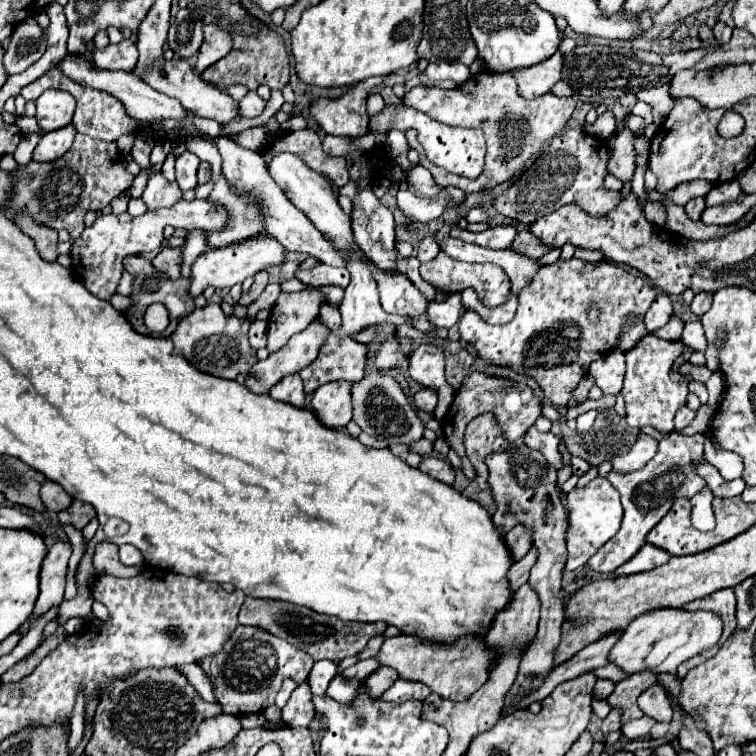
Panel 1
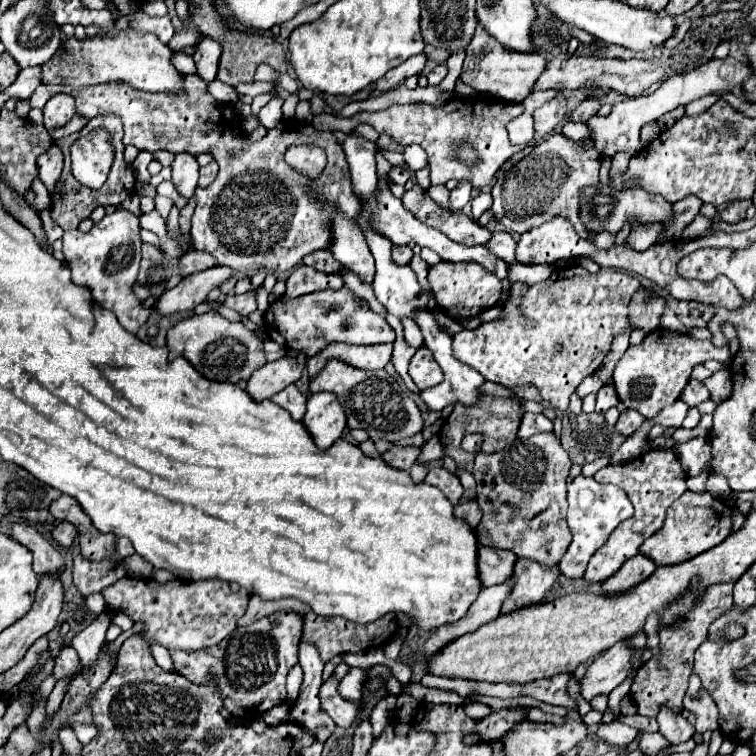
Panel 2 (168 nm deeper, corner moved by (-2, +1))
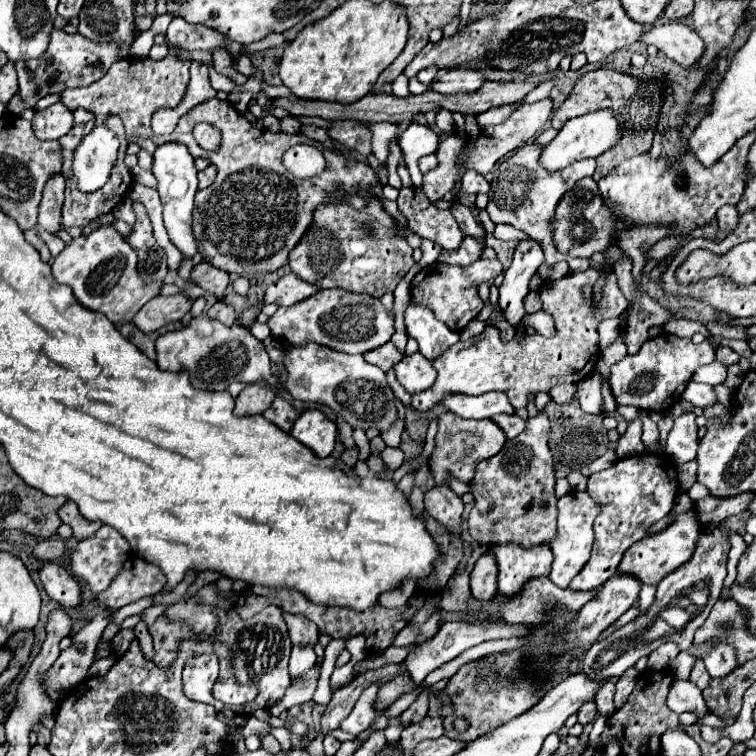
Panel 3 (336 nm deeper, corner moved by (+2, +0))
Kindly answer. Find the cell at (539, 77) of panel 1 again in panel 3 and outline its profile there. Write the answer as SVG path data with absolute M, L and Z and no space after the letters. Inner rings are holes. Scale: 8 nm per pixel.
M452 69L432 83L432 89L442 95L458 95L478 91L486 83L480 69Z

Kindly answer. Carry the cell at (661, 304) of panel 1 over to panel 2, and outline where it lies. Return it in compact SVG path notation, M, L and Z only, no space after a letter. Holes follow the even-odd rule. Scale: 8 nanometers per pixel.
M666 306L666 312L664 312L664 316L662 316L662 328L674 330L674 332L682 332L682 334L688 334L690 331L688 326L684 326L684 324L680 322L680 318L672 312L670 306Z

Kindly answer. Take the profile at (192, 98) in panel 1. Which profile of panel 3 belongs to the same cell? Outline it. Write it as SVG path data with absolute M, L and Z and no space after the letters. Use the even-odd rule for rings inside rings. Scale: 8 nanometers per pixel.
M52 29L52 39L48 45L48 51L40 59L28 59L16 63L18 71L18 85L20 85L20 97L22 101L32 109L34 103L48 93L60 93L70 87L88 87L90 83L104 77L114 61L120 61L120 45L118 43L96 43L92 39L86 39L80 33L68 35L60 29Z

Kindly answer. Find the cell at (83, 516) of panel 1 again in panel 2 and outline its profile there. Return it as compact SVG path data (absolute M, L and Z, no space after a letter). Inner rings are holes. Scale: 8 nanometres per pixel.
M62 522L58 524L54 530L52 530L52 538L62 546L62 548L68 548L76 536L76 528L70 524L70 522Z

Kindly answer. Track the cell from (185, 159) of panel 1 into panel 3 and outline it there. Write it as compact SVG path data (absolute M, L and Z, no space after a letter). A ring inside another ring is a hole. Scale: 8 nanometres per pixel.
M166 143L160 145L154 153L154 177L158 179L158 193L164 205L164 225L168 229L170 241L180 249L182 255L194 257L196 253L196 241L192 235L192 209L194 209L194 195L196 195L196 165L192 155L182 143Z

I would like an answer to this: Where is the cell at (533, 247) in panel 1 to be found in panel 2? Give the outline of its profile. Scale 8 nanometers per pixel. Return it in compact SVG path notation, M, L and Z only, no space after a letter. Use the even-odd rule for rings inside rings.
M494 232L492 234L492 242L486 242L488 250L492 250L492 254L496 254L496 258L514 264L514 252L516 252L516 240L512 238L512 234L508 232Z

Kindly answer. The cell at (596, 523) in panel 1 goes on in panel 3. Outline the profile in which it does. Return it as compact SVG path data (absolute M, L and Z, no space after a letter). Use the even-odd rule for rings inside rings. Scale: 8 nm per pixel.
M570 491L568 495L558 499L558 537L552 541L550 549L554 553L554 563L550 571L550 581L562 589L582 571L582 567L590 559L592 543L594 543L594 519L600 515L602 505L596 503L588 491Z

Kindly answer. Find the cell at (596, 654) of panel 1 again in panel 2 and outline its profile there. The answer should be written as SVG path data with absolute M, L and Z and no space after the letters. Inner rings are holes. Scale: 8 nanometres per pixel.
M528 708L494 710L490 716L486 716L482 722L478 722L478 726L476 726L476 730L472 730L472 734L464 736L464 744L472 746L476 742L490 742L490 740L504 736L512 728L512 724L516 724L526 712L528 712Z

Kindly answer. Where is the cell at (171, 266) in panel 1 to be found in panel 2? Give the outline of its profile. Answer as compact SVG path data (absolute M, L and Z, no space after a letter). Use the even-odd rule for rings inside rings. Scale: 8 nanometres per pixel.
M190 250L186 254L180 256L180 272L182 276L190 276L196 274L200 270L208 270L216 264L216 258L212 258L208 252L198 252L198 250Z

